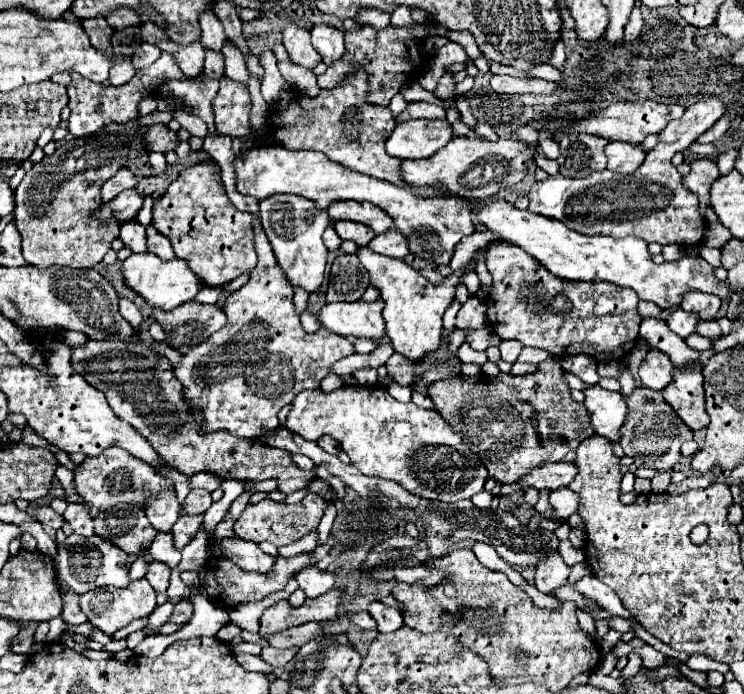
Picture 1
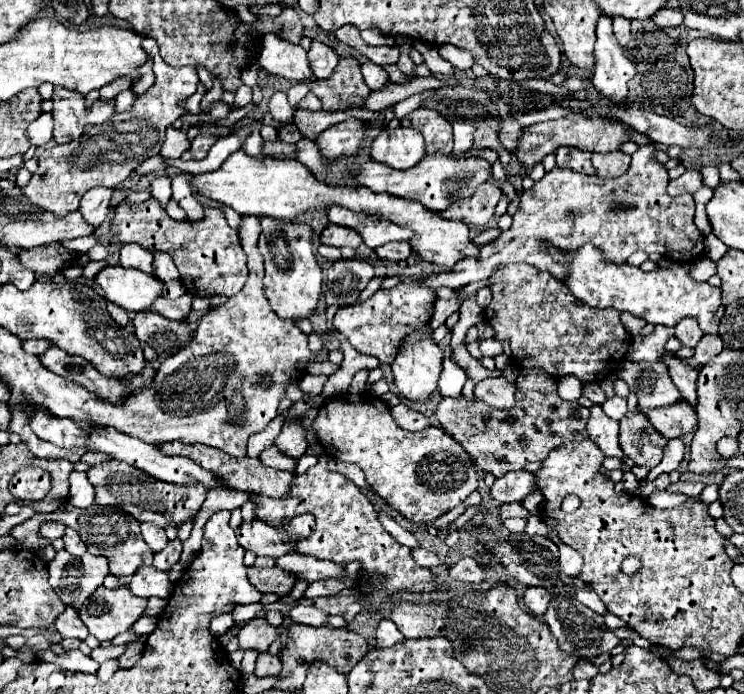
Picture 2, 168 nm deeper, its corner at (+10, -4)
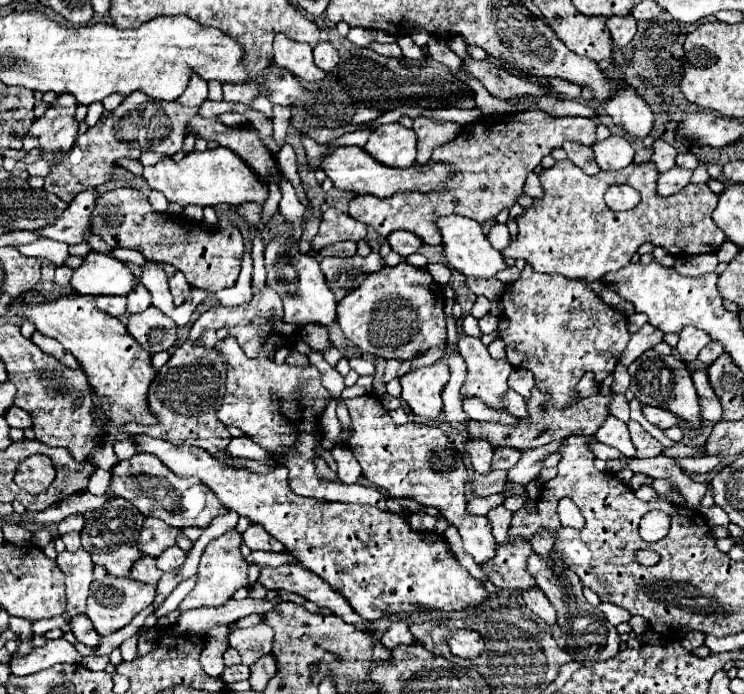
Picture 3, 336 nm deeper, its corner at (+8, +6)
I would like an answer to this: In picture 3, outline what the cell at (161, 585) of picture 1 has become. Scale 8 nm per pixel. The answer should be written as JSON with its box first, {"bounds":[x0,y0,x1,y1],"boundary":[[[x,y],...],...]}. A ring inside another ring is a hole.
{"bounds":[131,555,163,587],"boundary":[[[147,555],[141,557],[139,561],[135,561],[133,569],[131,569],[131,579],[153,585],[153,587],[157,587],[161,575],[163,575],[163,571],[155,565],[155,557],[147,557]]]}

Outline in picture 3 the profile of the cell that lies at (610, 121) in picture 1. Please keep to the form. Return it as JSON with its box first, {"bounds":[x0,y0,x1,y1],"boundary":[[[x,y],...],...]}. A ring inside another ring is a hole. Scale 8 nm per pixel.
{"bounds":[349,111,597,245],"boundary":[[[523,111],[491,115],[477,119],[463,127],[463,131],[451,141],[433,151],[431,161],[445,161],[455,165],[455,177],[447,187],[431,193],[395,193],[387,199],[373,195],[357,195],[349,201],[349,215],[365,225],[371,225],[381,237],[397,229],[415,233],[429,245],[441,243],[441,233],[435,227],[435,219],[443,215],[463,215],[477,223],[495,219],[501,209],[509,209],[523,189],[527,173],[531,173],[545,155],[555,147],[561,147],[565,139],[581,145],[593,145],[597,125],[587,117],[553,117],[545,111]]]}

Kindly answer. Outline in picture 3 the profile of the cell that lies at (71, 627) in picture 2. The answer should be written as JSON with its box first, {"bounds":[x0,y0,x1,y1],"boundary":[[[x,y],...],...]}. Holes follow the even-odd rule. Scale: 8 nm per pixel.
{"bounds":[69,613,101,647],"boundary":[[[85,613],[71,617],[69,619],[69,625],[71,625],[71,631],[73,631],[73,635],[77,637],[79,643],[85,643],[89,647],[99,645],[99,639],[101,637],[99,637],[99,633],[95,633],[95,629],[93,629],[91,621],[85,617]]]}

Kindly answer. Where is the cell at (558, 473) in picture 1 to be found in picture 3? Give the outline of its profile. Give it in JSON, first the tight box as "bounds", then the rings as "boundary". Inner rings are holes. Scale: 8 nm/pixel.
{"bounds":[473,469,507,497],"boundary":[[[499,469],[491,471],[487,475],[481,475],[481,473],[473,475],[473,491],[479,497],[489,497],[489,495],[501,493],[505,483],[507,483],[507,471],[499,471]]]}

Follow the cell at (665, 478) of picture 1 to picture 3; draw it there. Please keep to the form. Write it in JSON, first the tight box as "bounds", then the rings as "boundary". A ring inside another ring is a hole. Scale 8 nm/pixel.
{"bounds":[676,457,721,473],"boundary":[[[721,457],[676,458],[684,471],[691,473],[707,473],[712,471],[721,461]]]}

